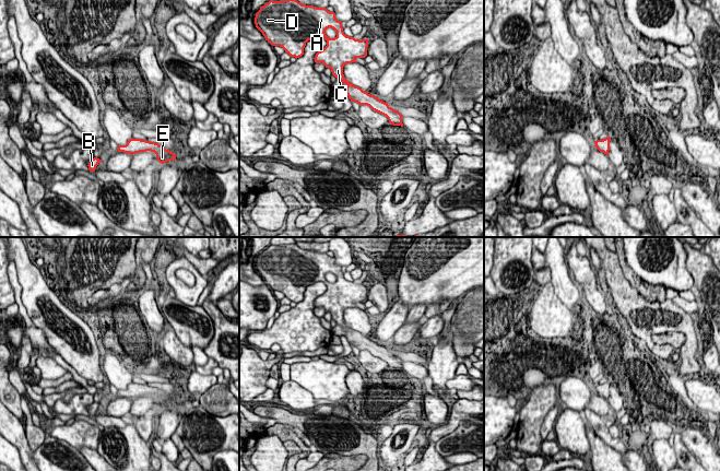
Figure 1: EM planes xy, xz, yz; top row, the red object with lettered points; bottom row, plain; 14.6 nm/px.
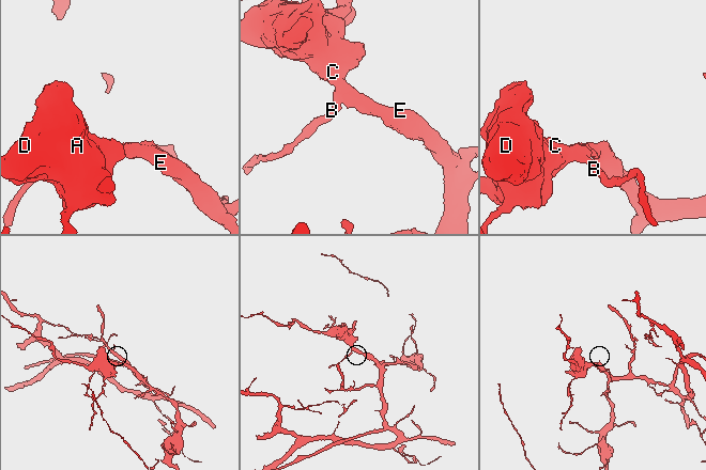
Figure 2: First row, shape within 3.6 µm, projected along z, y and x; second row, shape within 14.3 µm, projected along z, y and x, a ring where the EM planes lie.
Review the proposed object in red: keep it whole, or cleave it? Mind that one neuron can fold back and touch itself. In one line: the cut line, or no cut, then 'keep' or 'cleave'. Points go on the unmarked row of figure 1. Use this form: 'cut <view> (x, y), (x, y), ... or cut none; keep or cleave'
cut none; keep

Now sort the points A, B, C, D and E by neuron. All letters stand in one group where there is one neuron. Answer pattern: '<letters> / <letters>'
A B C D E

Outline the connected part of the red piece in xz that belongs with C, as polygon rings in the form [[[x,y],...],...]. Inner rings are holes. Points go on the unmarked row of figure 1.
[[[296,244],[270,245],[256,258],[255,269],[265,285],[272,291],[282,292],[285,297],[296,304],[304,299],[304,293],[308,285],[323,282],[327,291],[316,298],[315,307],[322,307],[326,313],[331,314],[337,325],[347,330],[345,338],[351,346],[367,350],[373,355],[386,361],[389,368],[403,372],[403,361],[399,356],[344,322],[343,311],[346,308],[356,307],[357,303],[367,301],[368,284],[359,285],[346,281],[342,267],[335,263],[334,257],[330,257],[326,252],[302,249]],[[329,272],[337,276],[334,283],[326,280],[324,276]]]

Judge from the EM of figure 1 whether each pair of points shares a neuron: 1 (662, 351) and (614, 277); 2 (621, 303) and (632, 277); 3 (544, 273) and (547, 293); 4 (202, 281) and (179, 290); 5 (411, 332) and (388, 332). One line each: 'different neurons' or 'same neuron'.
1: same neuron
2: different neurons
3: different neurons
4: same neuron
5: different neurons

